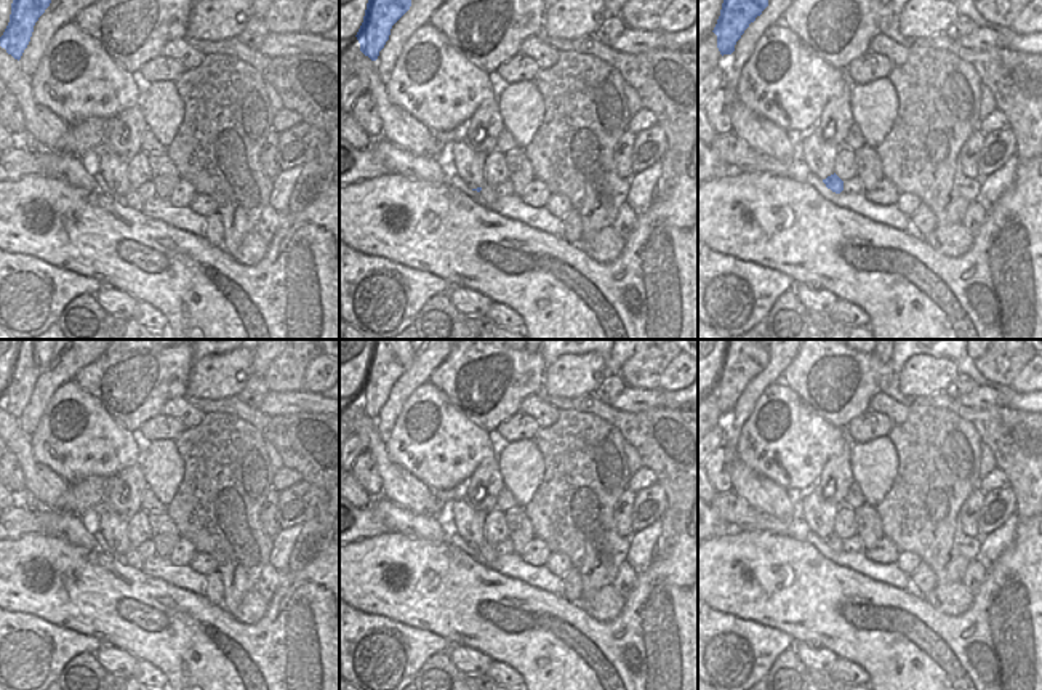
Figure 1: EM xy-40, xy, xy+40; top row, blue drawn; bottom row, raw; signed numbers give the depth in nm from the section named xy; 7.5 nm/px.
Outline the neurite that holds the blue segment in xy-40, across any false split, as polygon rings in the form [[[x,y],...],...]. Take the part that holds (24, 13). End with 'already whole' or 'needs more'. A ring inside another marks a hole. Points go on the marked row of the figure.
[[[13,0],[10,22],[0,37],[0,46],[14,59],[21,59],[30,42],[35,22],[50,3],[51,0]]]; already whole

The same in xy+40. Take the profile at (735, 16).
[[[723,0],[714,27],[720,54],[731,54],[736,42],[757,16],[768,6],[768,0]]]; already whole

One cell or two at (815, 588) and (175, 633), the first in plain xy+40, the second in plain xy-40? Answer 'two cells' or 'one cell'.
one cell

